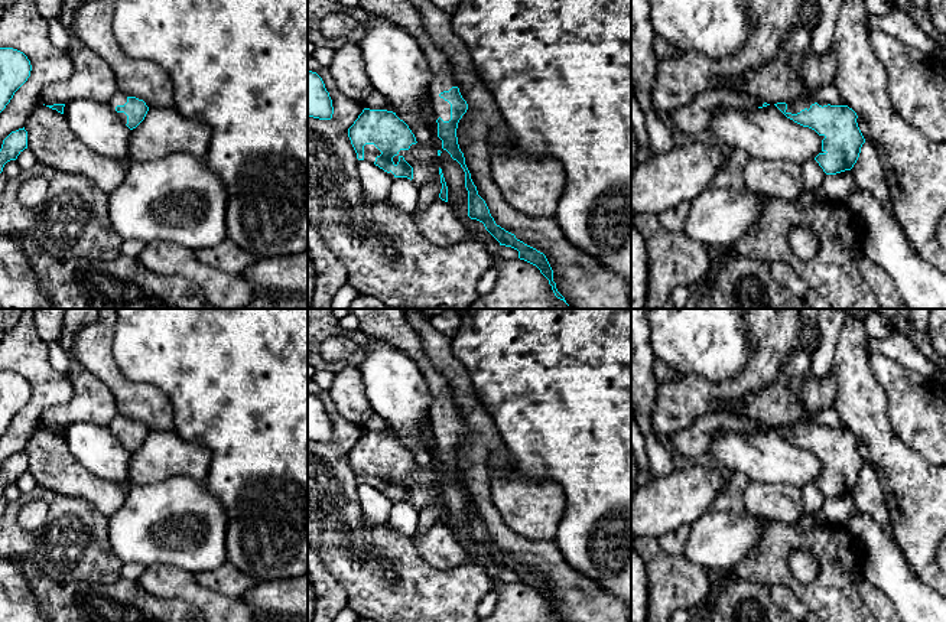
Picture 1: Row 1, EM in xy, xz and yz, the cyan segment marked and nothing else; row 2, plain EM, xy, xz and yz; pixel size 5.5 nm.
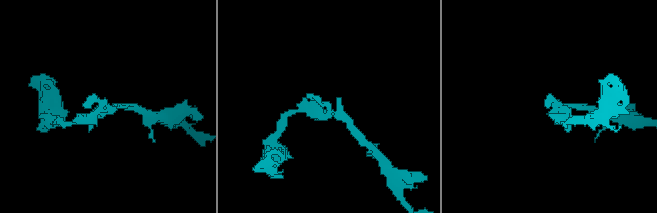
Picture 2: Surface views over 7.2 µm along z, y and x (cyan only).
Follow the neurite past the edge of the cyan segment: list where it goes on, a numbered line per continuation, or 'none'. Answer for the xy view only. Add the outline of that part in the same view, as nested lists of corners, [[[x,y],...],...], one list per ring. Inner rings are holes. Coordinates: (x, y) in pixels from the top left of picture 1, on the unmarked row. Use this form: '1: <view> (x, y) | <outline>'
1: xy (119, 422) | [[[117,413],[116,417],[111,420],[111,423],[110,423],[110,426],[108,426],[110,432],[117,437],[117,440],[118,440],[124,447],[127,447],[127,439],[126,439],[124,436],[117,436],[117,434],[116,434],[116,430],[117,430],[117,429],[124,429],[124,427],[127,426],[127,420],[129,420],[127,417],[123,417],[121,414]]]

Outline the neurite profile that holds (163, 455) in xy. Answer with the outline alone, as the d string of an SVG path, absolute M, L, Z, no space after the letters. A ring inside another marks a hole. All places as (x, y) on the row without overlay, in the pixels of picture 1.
M152 430L131 453L129 481L131 485L153 485L175 476L189 476L204 483L211 459L205 446L182 439L175 430Z

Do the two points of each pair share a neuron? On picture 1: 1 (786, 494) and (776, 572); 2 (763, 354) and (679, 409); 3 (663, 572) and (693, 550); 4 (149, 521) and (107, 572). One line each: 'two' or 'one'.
1: two
2: one
3: two
4: two

